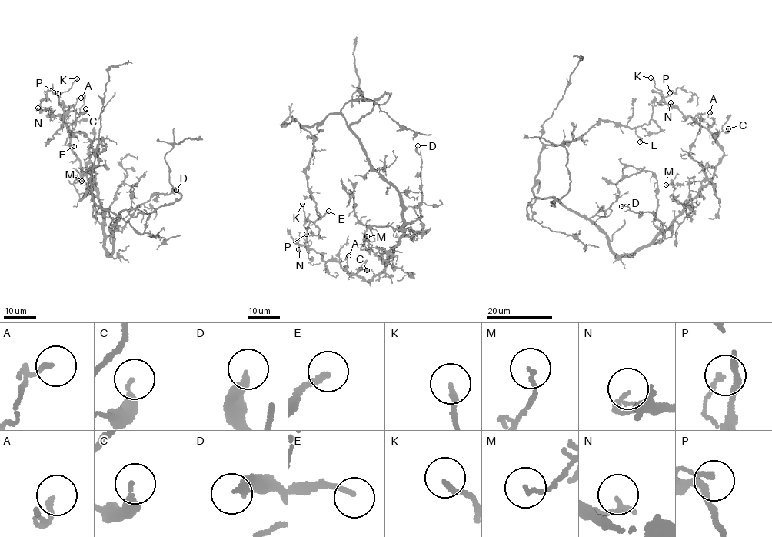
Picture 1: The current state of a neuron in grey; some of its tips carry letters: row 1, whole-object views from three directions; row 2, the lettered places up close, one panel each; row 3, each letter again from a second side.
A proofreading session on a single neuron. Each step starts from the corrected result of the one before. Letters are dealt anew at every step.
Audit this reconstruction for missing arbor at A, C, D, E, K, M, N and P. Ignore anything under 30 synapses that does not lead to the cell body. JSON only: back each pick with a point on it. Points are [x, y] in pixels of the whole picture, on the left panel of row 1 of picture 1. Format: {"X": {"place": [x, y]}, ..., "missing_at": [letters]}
{"missing_at": []}

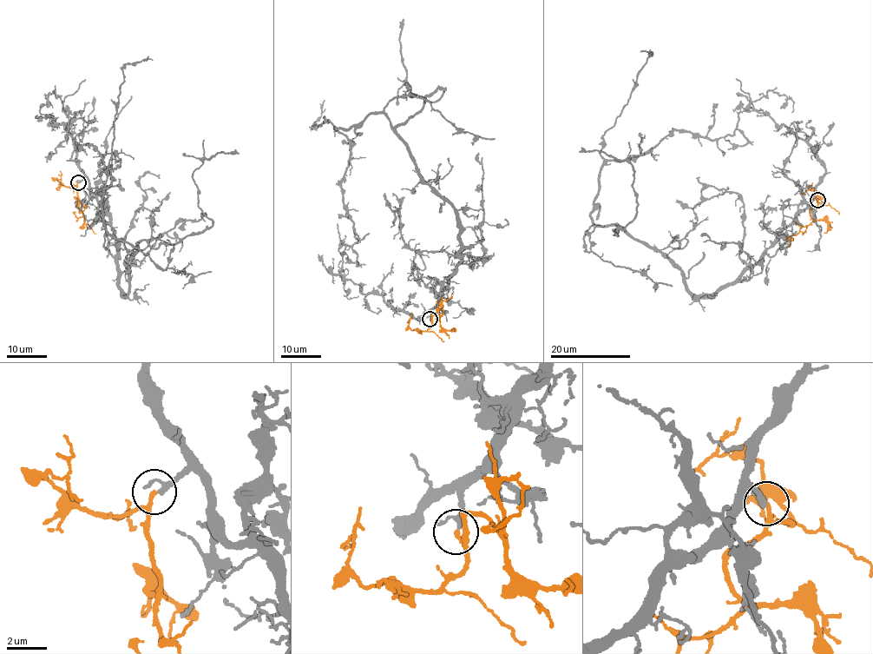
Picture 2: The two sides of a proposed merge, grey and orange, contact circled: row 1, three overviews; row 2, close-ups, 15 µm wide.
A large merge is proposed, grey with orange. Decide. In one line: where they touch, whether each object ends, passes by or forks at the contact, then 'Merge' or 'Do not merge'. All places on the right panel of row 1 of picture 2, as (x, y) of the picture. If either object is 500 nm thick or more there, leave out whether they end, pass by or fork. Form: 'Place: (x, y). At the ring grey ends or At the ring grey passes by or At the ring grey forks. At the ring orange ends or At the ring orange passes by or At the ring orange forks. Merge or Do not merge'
Place: (817, 200). At the ring grey passes by. At the ring orange ends. Merge

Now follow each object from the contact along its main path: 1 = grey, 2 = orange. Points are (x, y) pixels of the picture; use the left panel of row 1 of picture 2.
1: (79, 182), (111, 219), (126, 297), (139, 246), (109, 234), (109, 172), (74, 147), (54, 90), (53, 108)
2: (77, 182), (79, 212), (83, 214), (84, 223), (96, 234)

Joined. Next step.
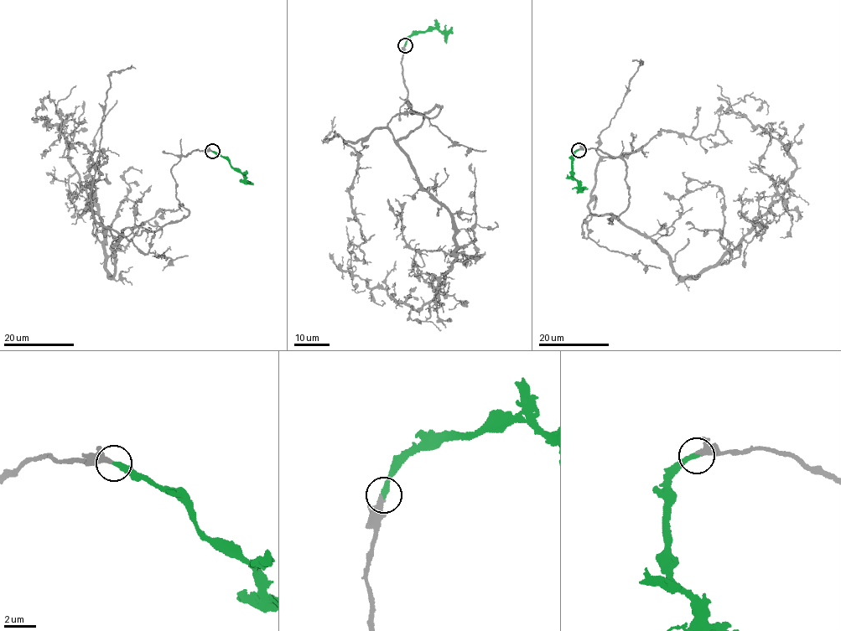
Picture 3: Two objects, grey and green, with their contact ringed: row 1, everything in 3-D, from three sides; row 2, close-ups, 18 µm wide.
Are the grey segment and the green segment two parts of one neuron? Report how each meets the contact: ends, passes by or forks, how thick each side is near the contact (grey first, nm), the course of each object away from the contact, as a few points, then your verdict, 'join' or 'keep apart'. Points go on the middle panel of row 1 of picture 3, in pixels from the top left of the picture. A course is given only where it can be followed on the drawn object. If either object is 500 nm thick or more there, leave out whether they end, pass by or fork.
grey ends there; green ends there; 320 nm thick on the grey side, 320 nm on the other; grey runs (405, 44), (410, 112), (431, 119), (442, 106), (397, 142), (449, 214), (456, 257), (418, 311), (329, 253); green runs (405, 44), (406, 40), (414, 34), (433, 28), (443, 33), (446, 43); join

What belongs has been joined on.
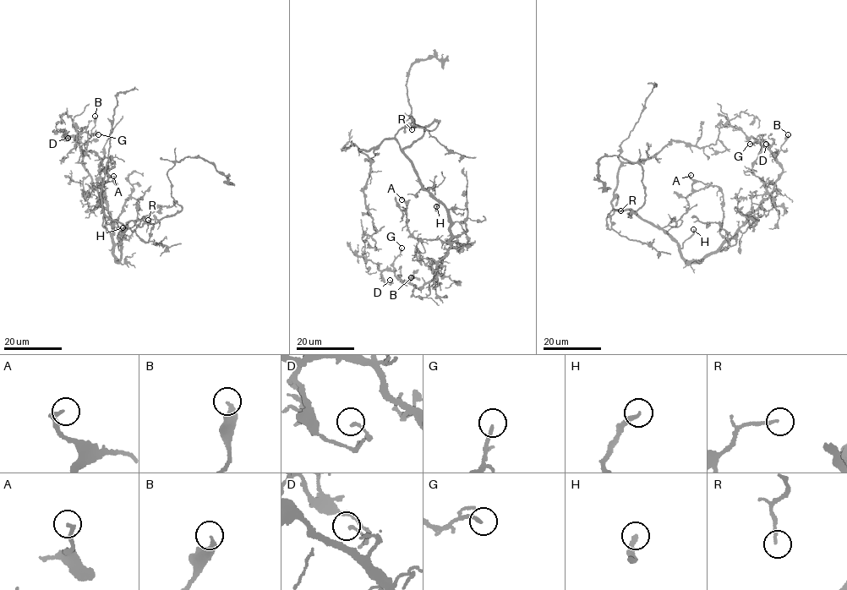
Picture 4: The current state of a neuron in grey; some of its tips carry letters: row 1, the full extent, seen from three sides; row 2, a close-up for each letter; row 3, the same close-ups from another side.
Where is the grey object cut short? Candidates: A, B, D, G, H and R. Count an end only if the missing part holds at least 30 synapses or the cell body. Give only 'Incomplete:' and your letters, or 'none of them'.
Incomplete: H

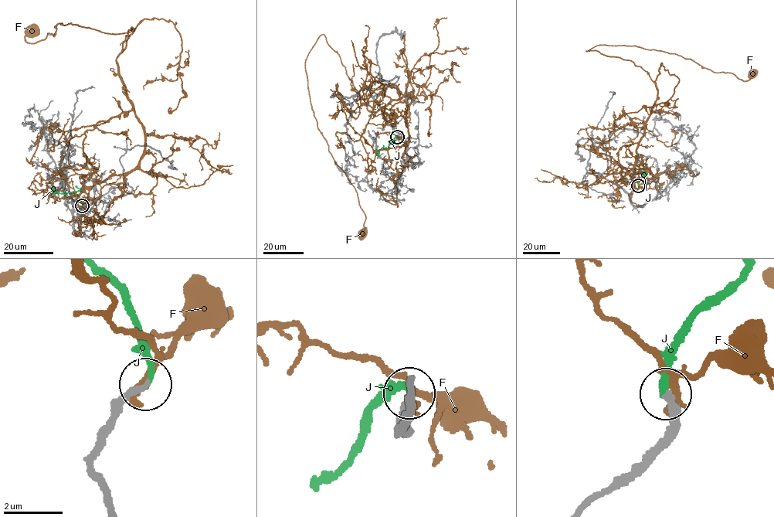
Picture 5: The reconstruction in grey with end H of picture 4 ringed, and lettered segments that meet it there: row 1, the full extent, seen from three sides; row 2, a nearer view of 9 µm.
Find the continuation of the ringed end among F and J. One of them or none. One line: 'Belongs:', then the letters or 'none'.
Belongs: J

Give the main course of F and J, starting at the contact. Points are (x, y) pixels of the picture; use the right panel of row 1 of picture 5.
F: (639, 185), (656, 177), (634, 164), (656, 83), (630, 61), (585, 51), (637, 46), (743, 81), (753, 73)
J: (638, 185), (646, 175), (642, 174), (646, 168)

